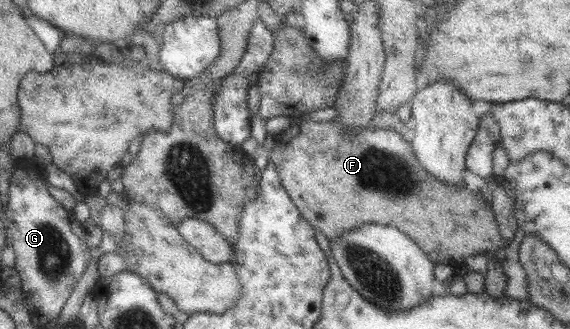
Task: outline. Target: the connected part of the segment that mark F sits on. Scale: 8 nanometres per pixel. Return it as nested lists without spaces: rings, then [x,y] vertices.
[[[301,120],[291,123],[275,137],[269,161],[274,164],[281,186],[299,214],[313,230],[320,230],[328,240],[366,225],[366,222],[392,226],[407,234],[434,265],[446,263],[454,268],[455,273],[464,265],[467,256],[486,255],[486,252],[496,252],[501,256],[502,250],[507,246],[498,232],[490,203],[478,191],[473,193],[465,186],[448,186],[432,178],[432,174],[428,174],[416,162],[410,143],[403,139],[400,130],[371,125],[347,130],[333,120]]]

